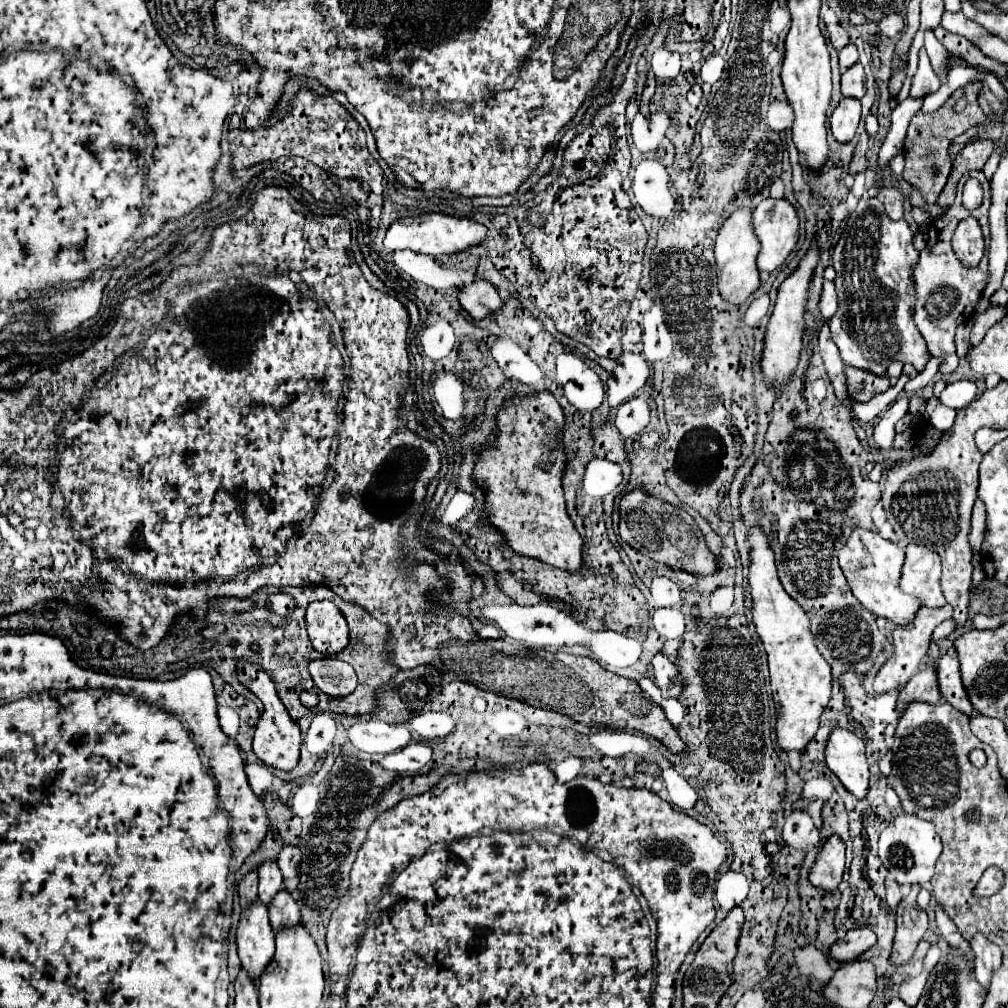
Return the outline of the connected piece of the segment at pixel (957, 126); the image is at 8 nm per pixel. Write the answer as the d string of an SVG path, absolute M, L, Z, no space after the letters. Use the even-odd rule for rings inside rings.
M967 85L962 89L963 98L967 101L965 109L958 114L958 116L945 116L945 104L933 112L933 114L921 114L917 112L915 114L915 122L909 124L907 128L907 138L905 138L905 170L903 170L903 178L917 186L925 198L927 204L935 204L937 202L937 196L941 194L945 182L947 182L947 176L951 172L951 160L949 160L949 144L955 136L963 134L965 130L969 130L975 124L979 122L985 122L987 116L984 114L978 104L978 93L973 86ZM933 166L937 166L937 172L933 172Z

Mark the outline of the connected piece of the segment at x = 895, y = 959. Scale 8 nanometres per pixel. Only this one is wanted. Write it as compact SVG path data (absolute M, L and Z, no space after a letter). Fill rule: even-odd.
M913 886L911 892L897 906L897 934L891 950L891 964L905 964L913 956L919 940L927 930L927 914L917 904L919 886Z

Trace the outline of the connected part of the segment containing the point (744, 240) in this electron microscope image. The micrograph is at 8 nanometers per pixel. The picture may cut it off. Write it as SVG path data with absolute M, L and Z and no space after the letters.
M741 208L725 220L725 224L717 234L717 250L715 250L717 276L719 276L717 288L723 300L731 304L743 304L749 296L757 292L759 288L759 270L755 266L757 254L759 254L759 240L751 228L751 210Z

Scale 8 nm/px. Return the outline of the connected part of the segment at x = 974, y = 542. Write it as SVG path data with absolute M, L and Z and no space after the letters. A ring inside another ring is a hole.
M977 500L973 508L973 520L971 520L971 532L969 532L969 542L973 550L981 548L983 534L985 534L985 506L981 504L981 500Z

